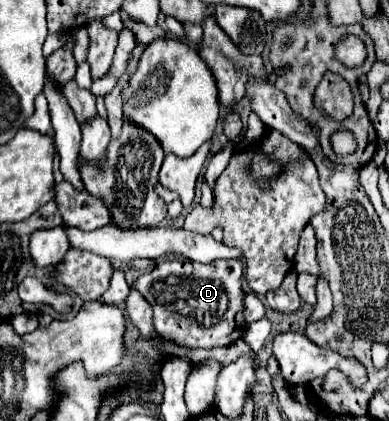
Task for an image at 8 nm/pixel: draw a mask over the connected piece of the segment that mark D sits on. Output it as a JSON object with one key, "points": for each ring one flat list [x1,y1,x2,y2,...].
{"points":[[190,259,164,261,152,271,140,275,134,281,134,289,152,305,154,311,154,329,162,337,176,341,186,349,212,349,218,345,230,345,246,335,246,321,240,317,244,313,244,291,242,291,244,263,240,259,216,259,212,263,196,263]]}

